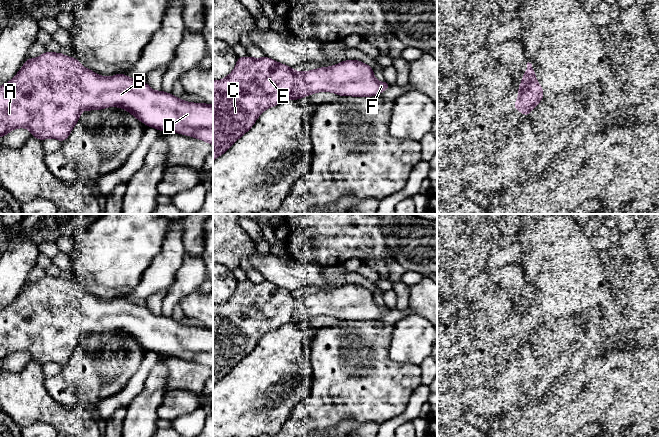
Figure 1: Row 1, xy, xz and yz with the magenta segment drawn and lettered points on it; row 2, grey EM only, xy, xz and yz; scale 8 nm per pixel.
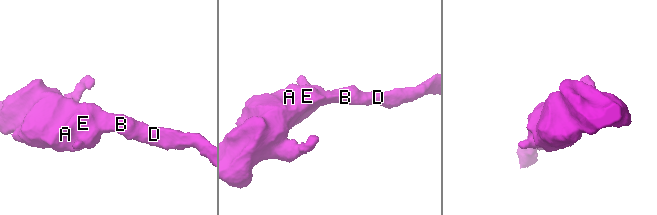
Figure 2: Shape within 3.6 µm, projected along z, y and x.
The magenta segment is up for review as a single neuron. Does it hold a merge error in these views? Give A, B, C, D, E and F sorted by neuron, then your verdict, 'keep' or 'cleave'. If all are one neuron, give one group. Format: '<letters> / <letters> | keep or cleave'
A B C D E F | keep

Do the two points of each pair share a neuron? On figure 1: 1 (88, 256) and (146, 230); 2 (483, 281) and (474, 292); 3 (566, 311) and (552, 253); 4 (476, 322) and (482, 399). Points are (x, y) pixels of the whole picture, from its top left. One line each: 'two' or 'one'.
1: one
2: one
3: one
4: two

